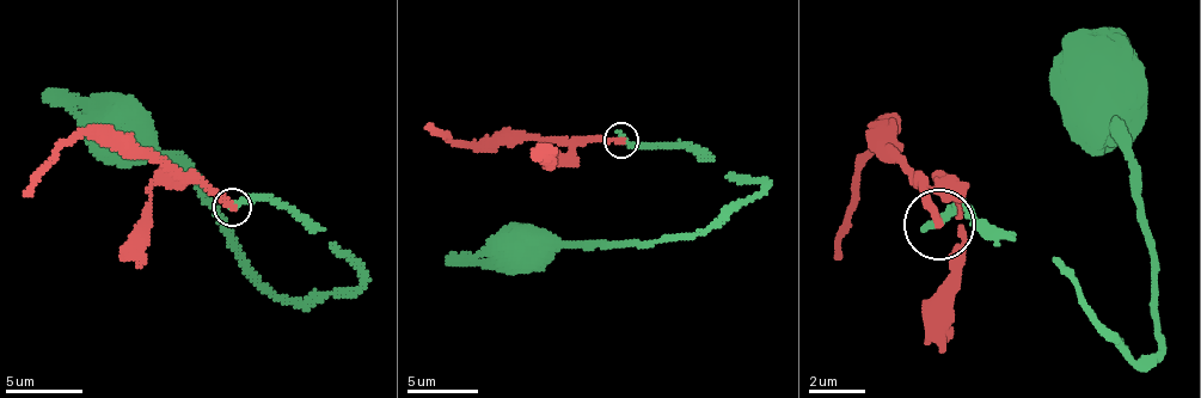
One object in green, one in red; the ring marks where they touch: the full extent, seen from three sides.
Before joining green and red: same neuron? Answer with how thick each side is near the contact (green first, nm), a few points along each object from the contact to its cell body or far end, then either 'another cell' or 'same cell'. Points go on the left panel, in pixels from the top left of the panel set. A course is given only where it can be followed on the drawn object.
320/280 nm | green via (232, 206), (257, 198), (294, 207), (335, 243), (361, 285), (279, 300), (202, 188), (133, 140) | red via (232, 206), (158, 161), (124, 157), (93, 133), (74, 133), (24, 195) | another cell

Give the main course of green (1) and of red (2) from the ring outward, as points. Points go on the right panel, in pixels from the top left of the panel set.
1: (937, 222), (954, 203), (1051, 256), (1096, 319), (1137, 360), (1156, 357), (1156, 289), (1139, 173), (1097, 105)
2: (937, 222), (900, 163), (886, 163), (881, 128), (872, 133), (838, 261)

